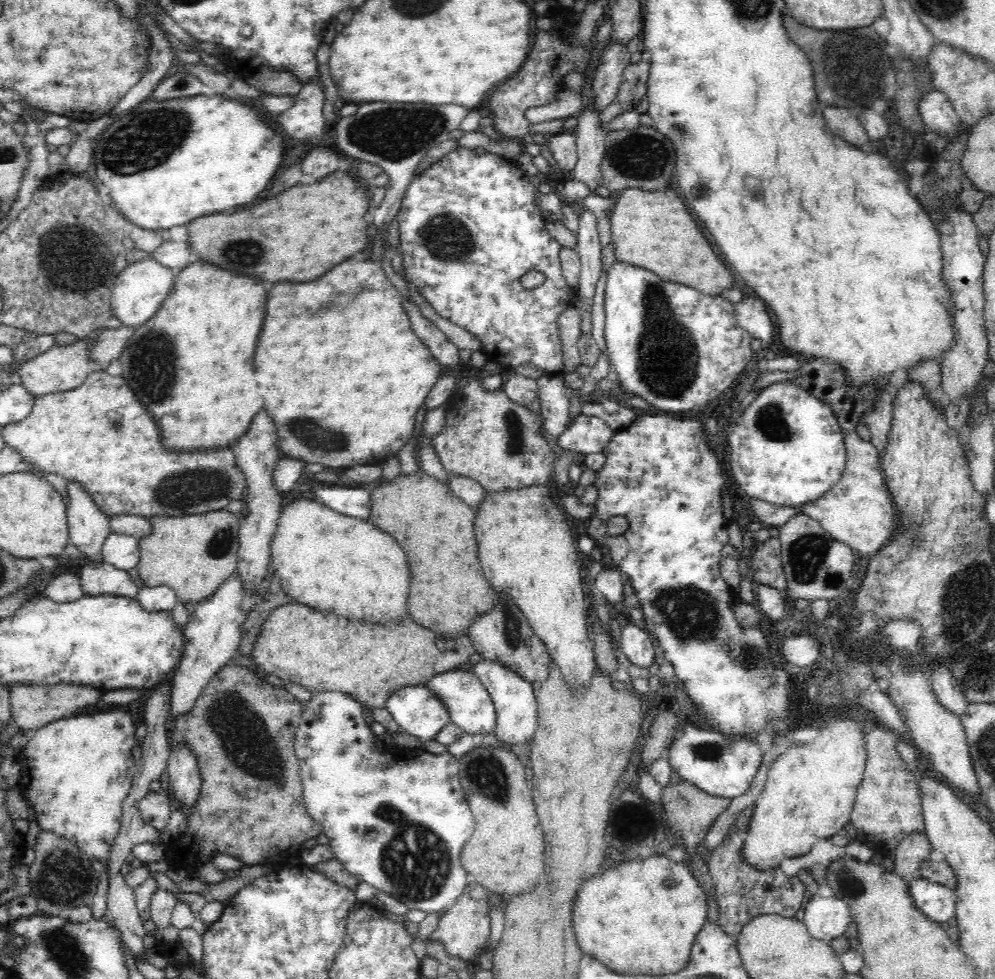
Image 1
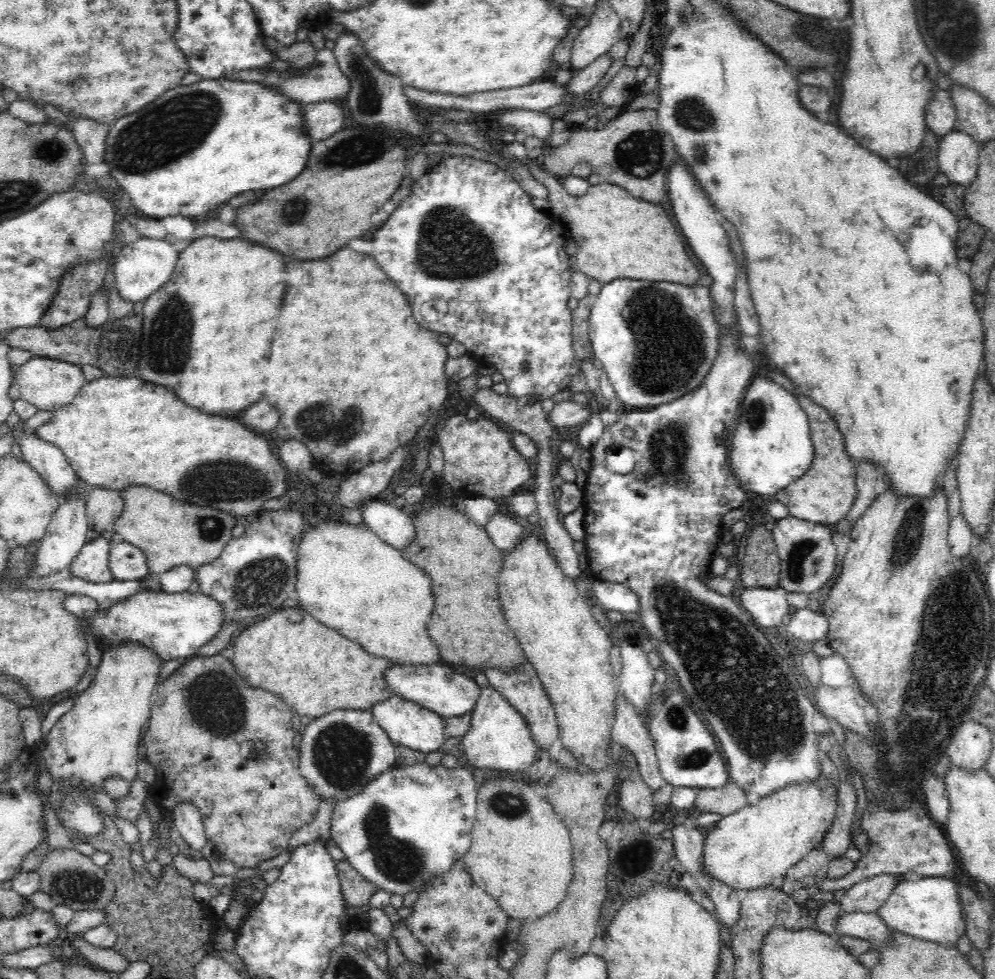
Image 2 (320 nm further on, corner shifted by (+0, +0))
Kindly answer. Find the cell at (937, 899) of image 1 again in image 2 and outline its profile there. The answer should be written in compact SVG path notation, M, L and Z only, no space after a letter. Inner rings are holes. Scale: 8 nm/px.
M946 876L899 882L877 914L892 931L900 931L925 942L938 943L939 946L956 947L959 939L967 932L962 911L956 884Z

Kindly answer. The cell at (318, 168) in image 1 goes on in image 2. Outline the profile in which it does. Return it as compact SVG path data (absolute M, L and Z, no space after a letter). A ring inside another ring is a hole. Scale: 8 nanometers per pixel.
M322 100L312 105L303 105L305 127L310 140L324 140L344 126L344 109L339 100Z

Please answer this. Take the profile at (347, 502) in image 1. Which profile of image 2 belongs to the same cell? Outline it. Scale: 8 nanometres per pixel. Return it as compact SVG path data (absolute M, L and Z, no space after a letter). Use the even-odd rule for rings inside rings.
M377 499L364 503L360 509L364 524L378 535L382 542L388 543L400 552L413 542L415 525L406 510Z

